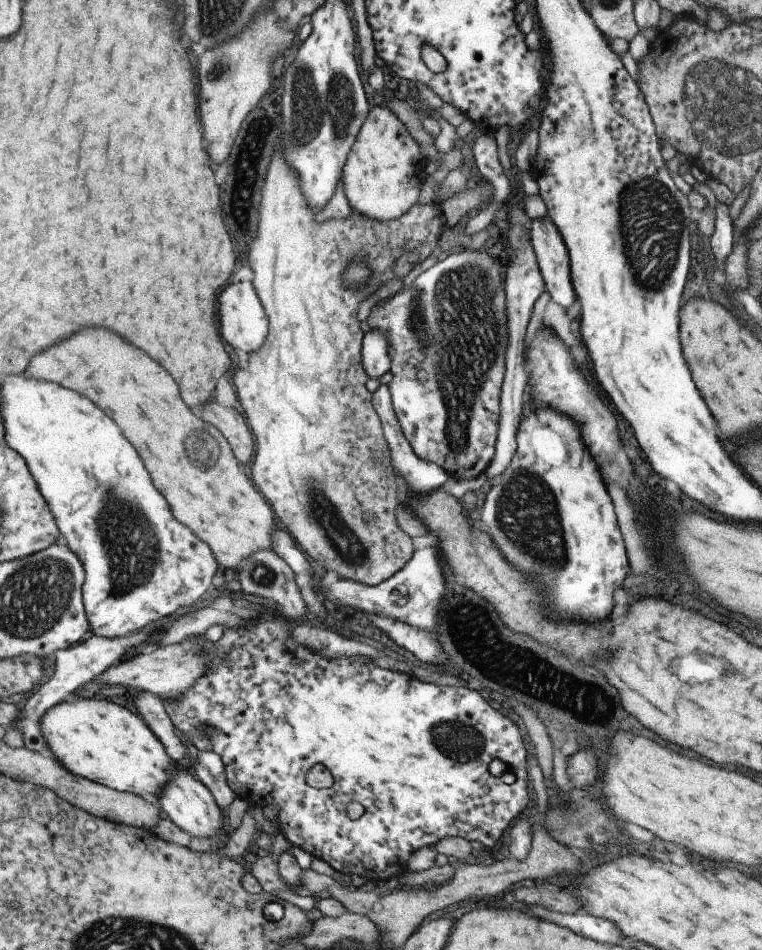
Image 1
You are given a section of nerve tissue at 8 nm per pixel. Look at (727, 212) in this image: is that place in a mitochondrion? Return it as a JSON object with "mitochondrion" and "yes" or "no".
{"mitochondrion":"no"}

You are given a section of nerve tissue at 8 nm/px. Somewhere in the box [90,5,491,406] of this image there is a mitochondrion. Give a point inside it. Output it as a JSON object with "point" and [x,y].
{"point":[333,122]}

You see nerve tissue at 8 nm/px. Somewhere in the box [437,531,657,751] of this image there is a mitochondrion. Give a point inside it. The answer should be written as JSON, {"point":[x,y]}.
{"point":[596,693]}

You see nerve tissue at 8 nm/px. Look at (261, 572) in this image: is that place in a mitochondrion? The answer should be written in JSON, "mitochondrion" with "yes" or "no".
{"mitochondrion":"yes"}

